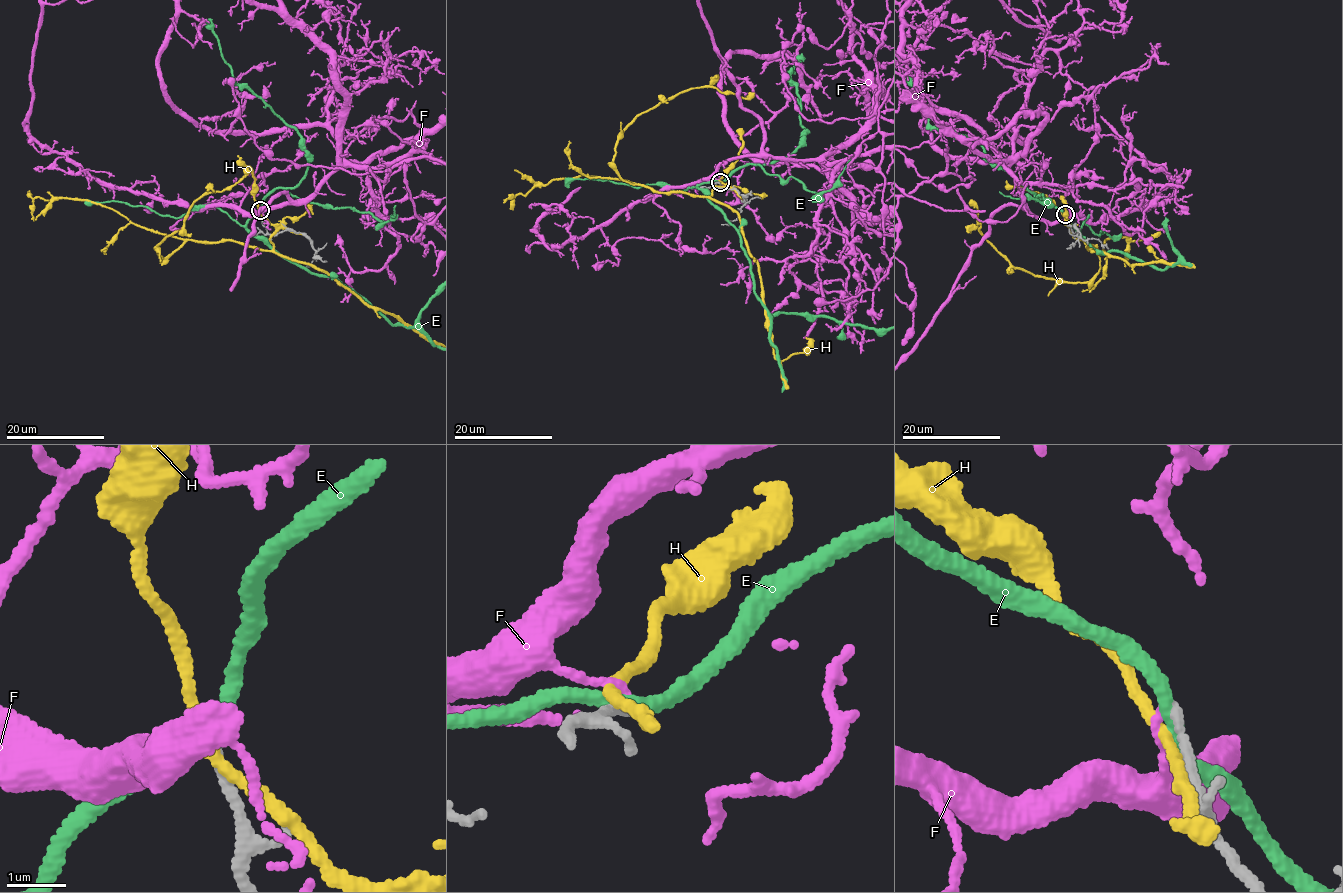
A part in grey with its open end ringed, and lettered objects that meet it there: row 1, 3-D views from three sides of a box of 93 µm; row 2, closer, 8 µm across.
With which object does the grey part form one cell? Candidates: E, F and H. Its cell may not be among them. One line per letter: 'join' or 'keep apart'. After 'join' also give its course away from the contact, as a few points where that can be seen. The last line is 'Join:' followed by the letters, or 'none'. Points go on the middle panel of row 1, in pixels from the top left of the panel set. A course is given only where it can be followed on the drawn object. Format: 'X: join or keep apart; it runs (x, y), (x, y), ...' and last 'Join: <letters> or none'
E: keep apart
F: join
H: keep apart
Join: F

